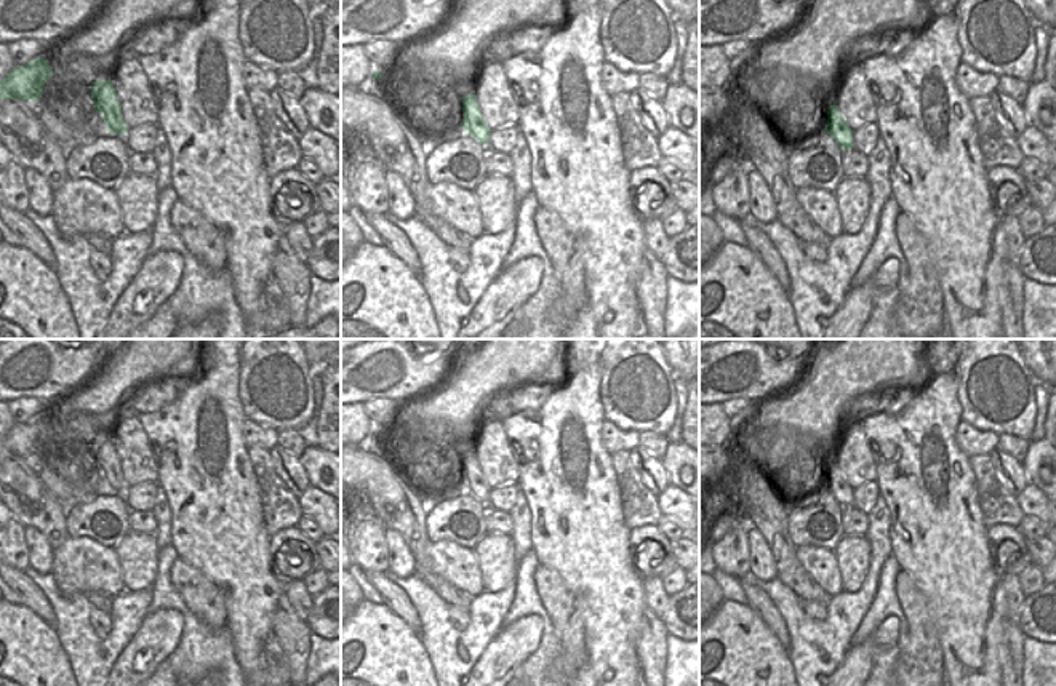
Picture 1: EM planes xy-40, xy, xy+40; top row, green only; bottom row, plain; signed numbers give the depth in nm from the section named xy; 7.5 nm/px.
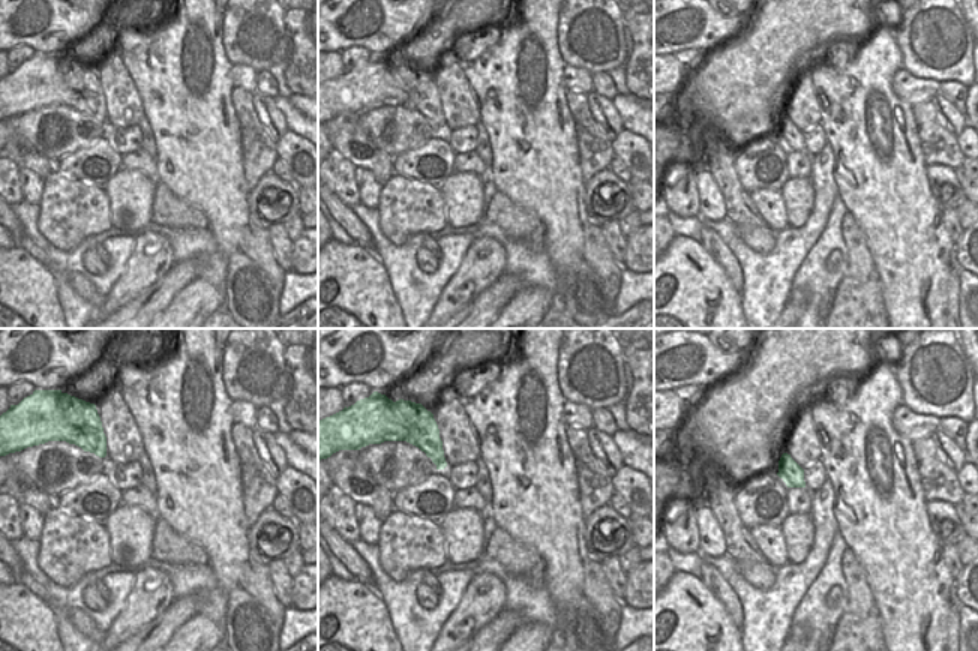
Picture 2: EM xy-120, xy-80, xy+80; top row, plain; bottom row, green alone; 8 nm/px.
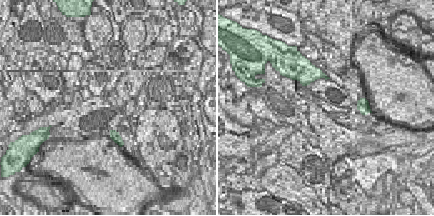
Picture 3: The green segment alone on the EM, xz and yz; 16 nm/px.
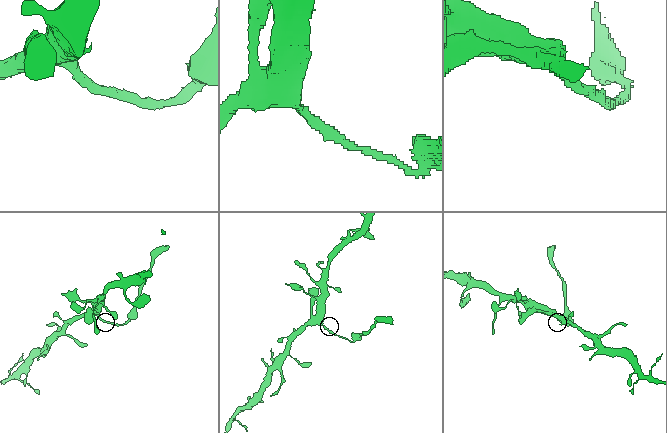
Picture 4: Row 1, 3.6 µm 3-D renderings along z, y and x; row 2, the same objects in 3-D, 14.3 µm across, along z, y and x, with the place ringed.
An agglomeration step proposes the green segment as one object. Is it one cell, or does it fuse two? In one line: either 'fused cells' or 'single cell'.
fused cells

